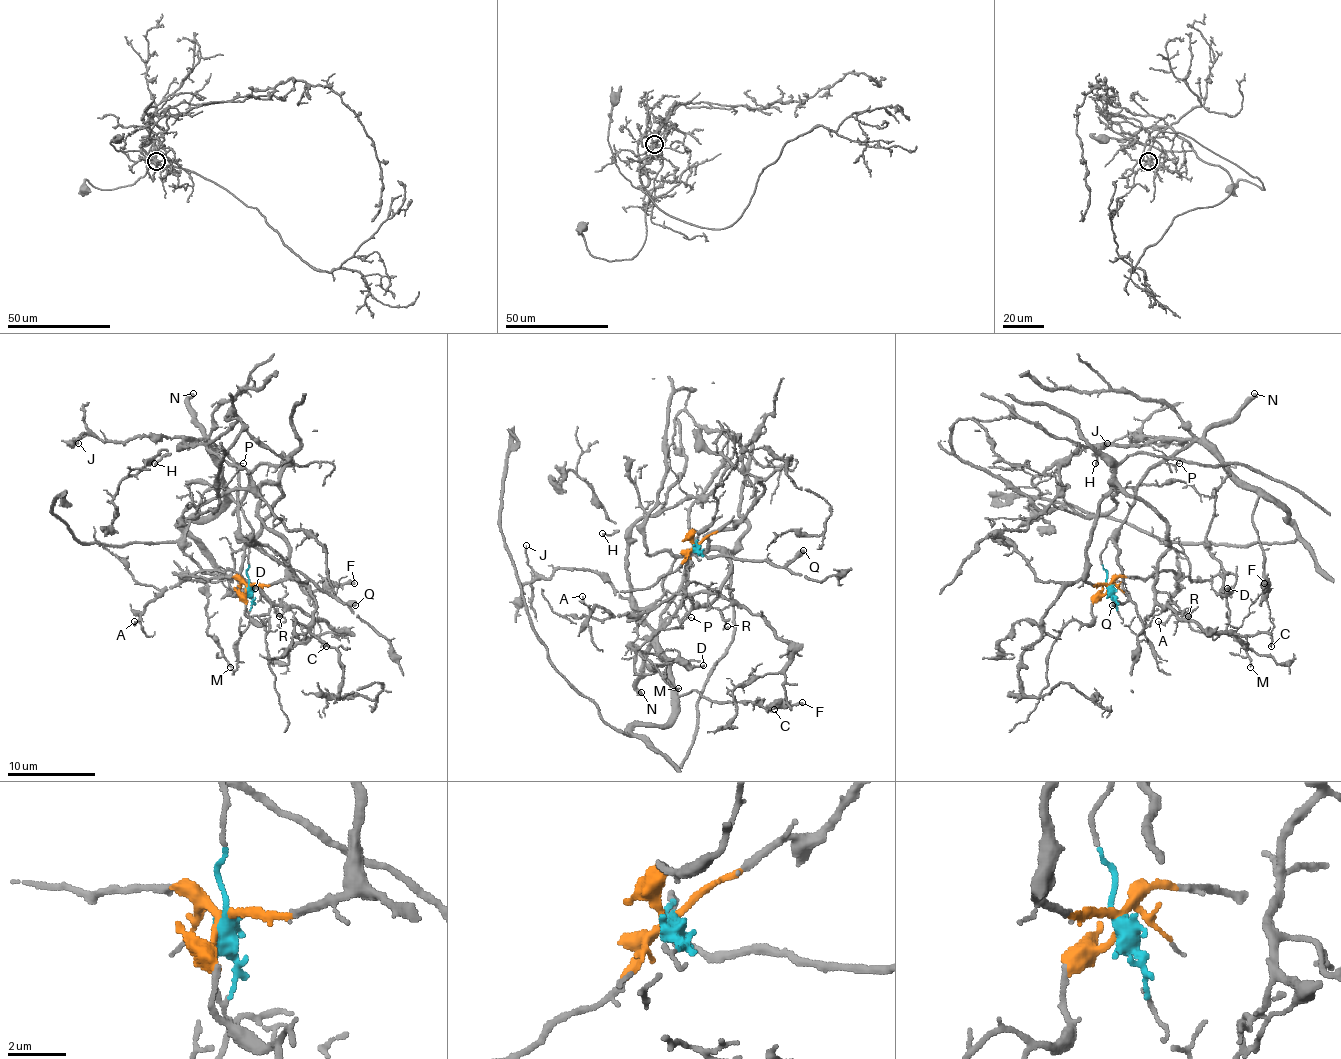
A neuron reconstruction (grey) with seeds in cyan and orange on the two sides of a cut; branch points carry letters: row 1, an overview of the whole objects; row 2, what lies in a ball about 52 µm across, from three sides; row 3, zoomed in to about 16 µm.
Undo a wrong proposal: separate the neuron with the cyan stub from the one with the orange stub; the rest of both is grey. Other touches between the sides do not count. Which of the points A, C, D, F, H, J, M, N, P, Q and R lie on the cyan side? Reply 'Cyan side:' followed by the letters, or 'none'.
Cyan side: C, D, F, H, J, N, P, Q

